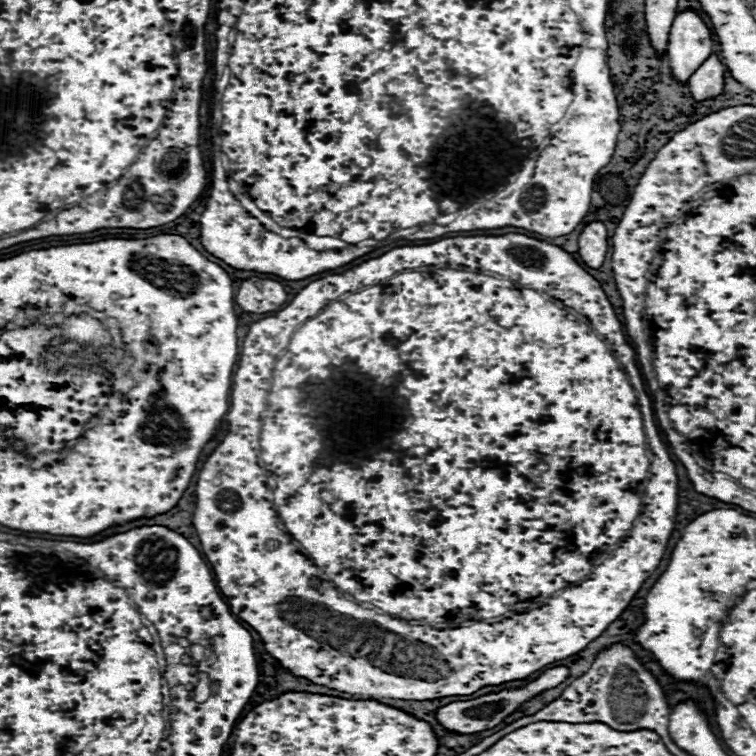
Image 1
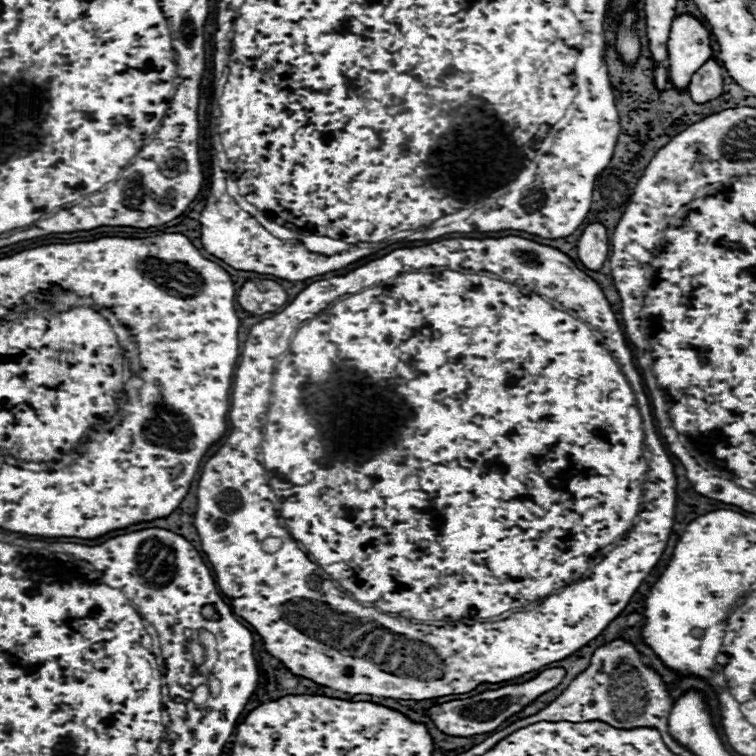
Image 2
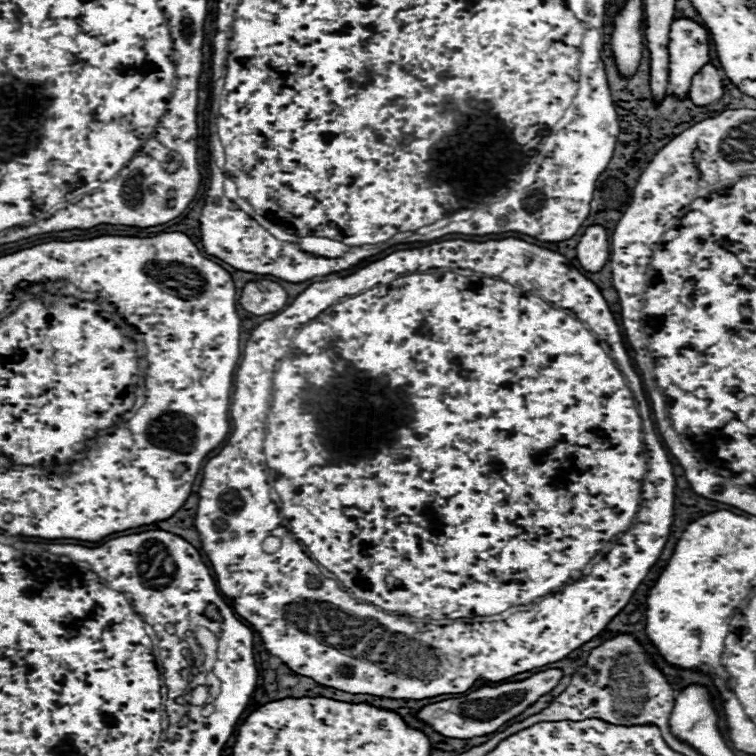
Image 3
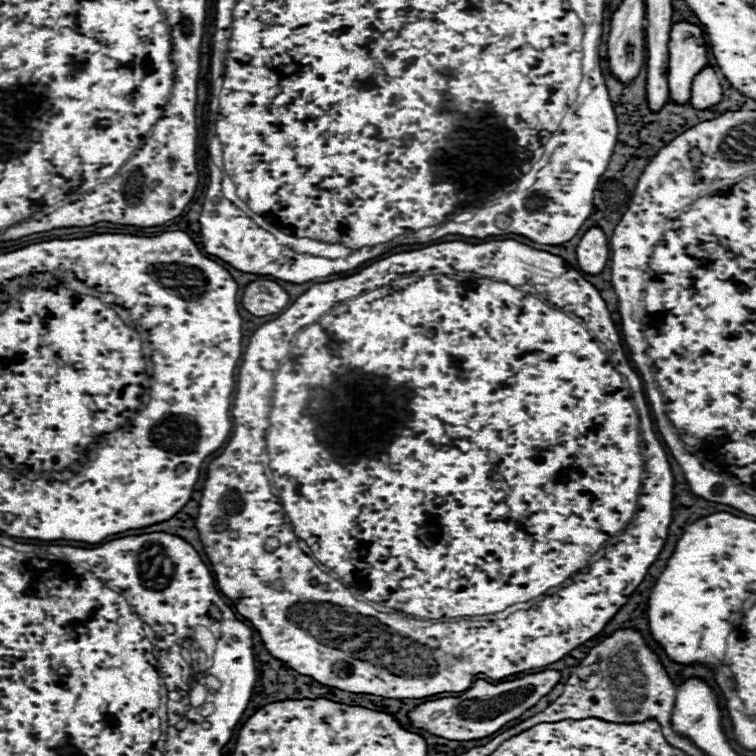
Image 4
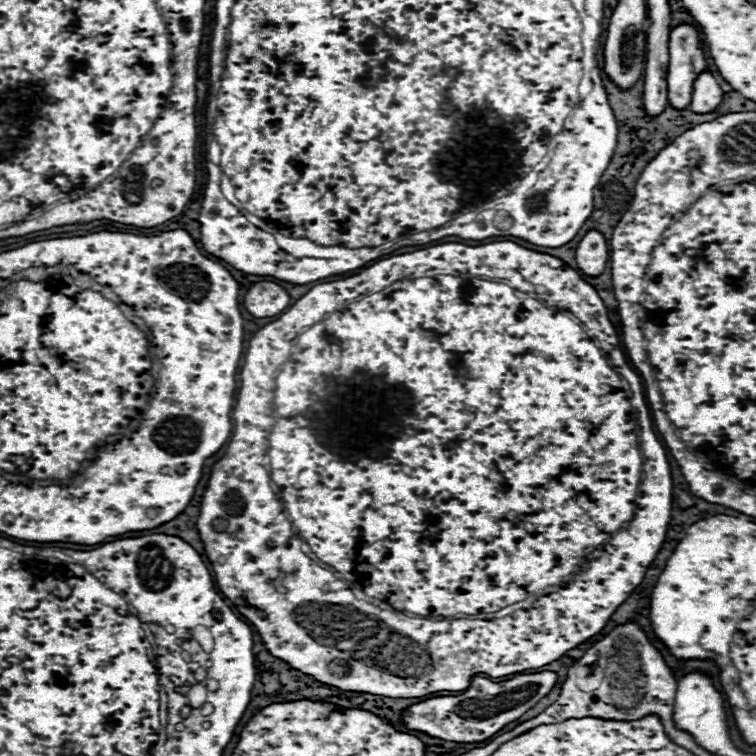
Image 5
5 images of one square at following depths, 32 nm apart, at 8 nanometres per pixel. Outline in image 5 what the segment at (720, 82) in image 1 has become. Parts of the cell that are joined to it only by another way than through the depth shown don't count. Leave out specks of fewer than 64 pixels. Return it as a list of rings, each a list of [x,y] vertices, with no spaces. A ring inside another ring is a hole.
[[[702,72],[692,88],[692,102],[690,110],[698,114],[706,114],[716,110],[722,104],[722,90],[716,82],[716,78],[710,72]]]

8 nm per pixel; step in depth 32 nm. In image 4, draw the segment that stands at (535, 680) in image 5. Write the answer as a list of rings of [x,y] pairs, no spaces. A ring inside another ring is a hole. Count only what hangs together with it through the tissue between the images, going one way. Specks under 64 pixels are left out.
[[[544,670],[538,674],[528,674],[520,676],[516,680],[508,682],[498,682],[492,684],[488,680],[474,680],[474,686],[470,686],[466,692],[460,696],[450,696],[450,698],[438,698],[438,700],[428,700],[424,704],[414,706],[408,712],[410,726],[428,730],[434,736],[446,738],[446,740],[458,740],[458,742],[468,742],[468,740],[480,740],[488,738],[494,732],[498,732],[504,724],[510,720],[522,716],[528,708],[532,708],[542,696],[546,696],[560,680],[560,672],[556,670]]]

